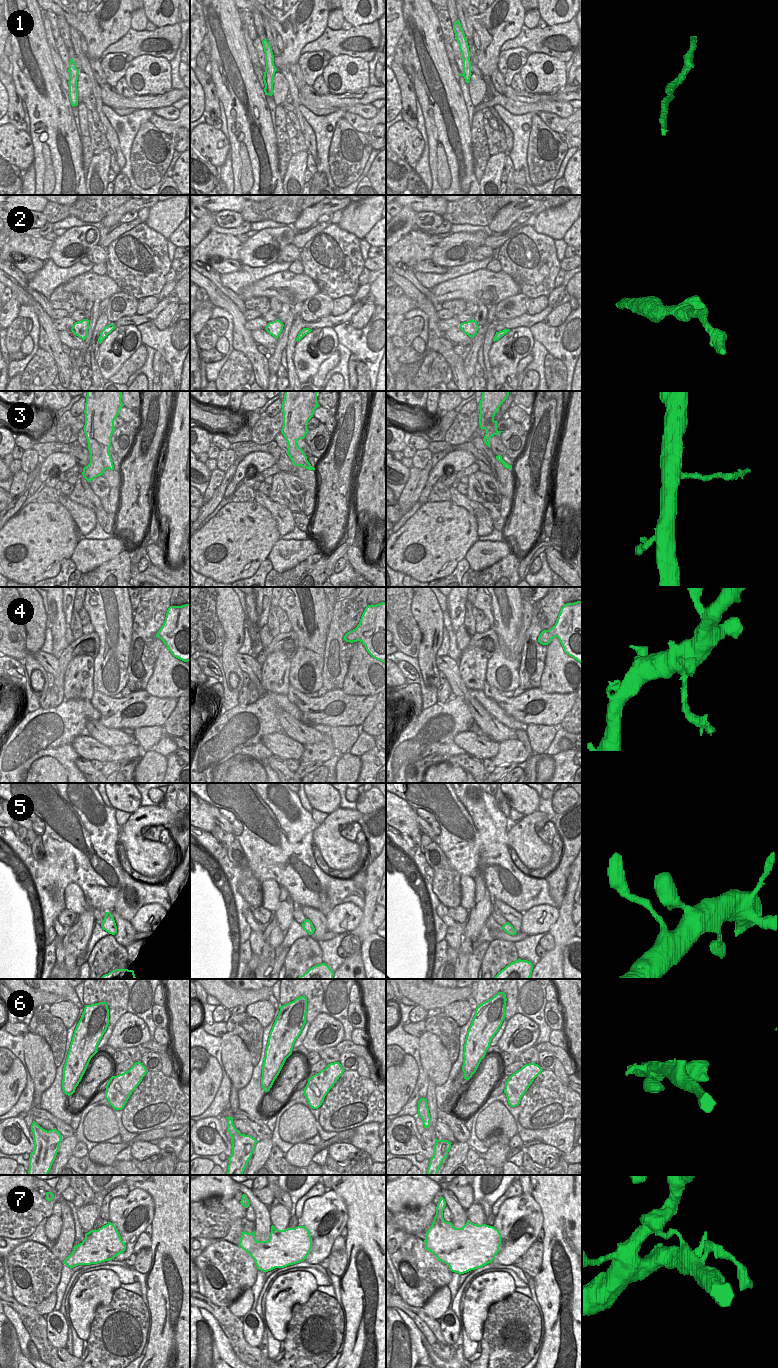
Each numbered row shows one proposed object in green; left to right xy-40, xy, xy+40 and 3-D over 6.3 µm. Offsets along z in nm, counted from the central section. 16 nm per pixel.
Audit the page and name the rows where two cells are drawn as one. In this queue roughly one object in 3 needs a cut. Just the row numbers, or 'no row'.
3

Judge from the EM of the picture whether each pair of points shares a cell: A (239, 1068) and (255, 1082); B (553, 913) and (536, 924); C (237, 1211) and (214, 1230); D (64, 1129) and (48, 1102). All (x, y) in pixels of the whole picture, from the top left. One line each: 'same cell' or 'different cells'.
A: different cells
B: same cell
C: same cell
D: different cells

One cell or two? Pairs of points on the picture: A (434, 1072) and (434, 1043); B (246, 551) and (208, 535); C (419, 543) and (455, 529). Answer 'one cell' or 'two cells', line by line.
A: one cell
B: one cell
C: one cell

